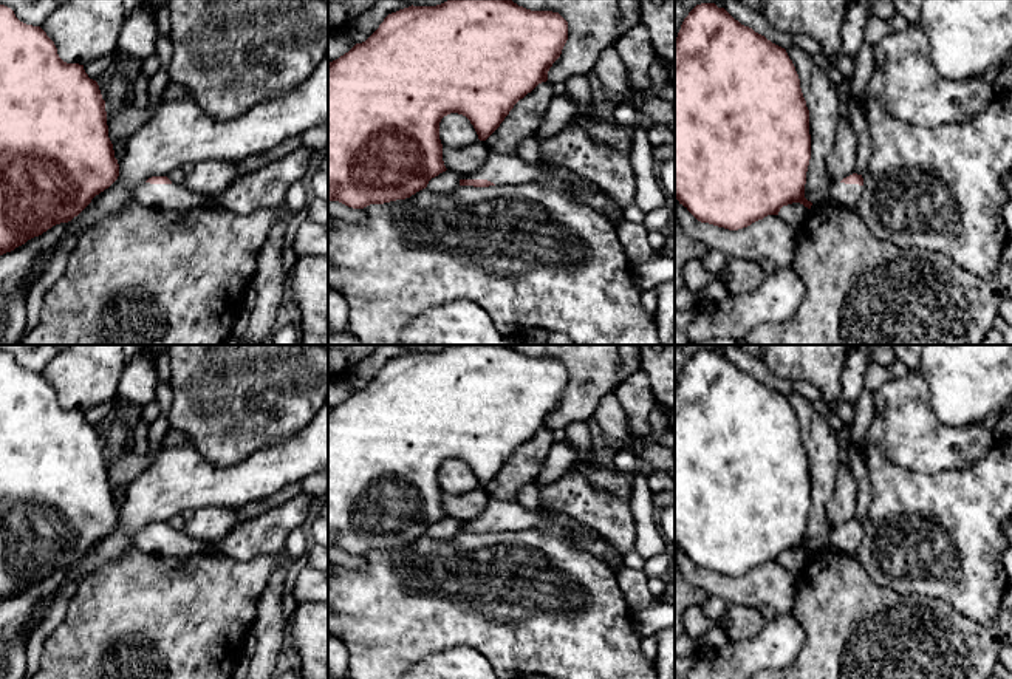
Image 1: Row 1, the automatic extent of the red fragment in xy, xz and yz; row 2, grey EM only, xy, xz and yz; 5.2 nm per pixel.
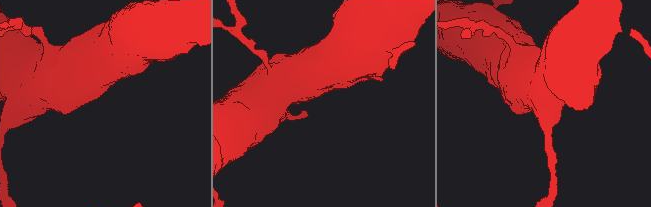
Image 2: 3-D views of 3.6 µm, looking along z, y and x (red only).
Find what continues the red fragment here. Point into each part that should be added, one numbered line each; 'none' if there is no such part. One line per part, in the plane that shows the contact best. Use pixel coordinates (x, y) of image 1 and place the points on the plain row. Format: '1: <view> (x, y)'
1: xz (499, 515)

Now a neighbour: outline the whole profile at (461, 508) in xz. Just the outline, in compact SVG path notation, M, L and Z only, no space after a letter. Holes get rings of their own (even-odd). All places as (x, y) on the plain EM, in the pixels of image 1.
M477 487L464 495L443 492L443 507L447 517L456 521L469 521L480 517L492 501L484 487Z

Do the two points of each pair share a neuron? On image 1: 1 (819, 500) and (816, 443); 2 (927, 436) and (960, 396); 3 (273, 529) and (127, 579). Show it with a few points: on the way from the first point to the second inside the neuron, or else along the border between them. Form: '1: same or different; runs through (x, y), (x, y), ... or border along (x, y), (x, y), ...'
1: same; runs through (820, 486), (820, 457)
2: different; border along (926, 385), (929, 407), (943, 423), (975, 424)
3: different; border along (263, 556), (254, 556), (248, 560), (226, 557)

